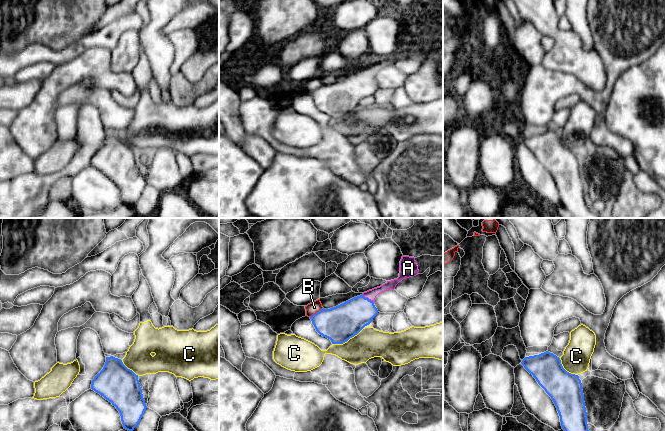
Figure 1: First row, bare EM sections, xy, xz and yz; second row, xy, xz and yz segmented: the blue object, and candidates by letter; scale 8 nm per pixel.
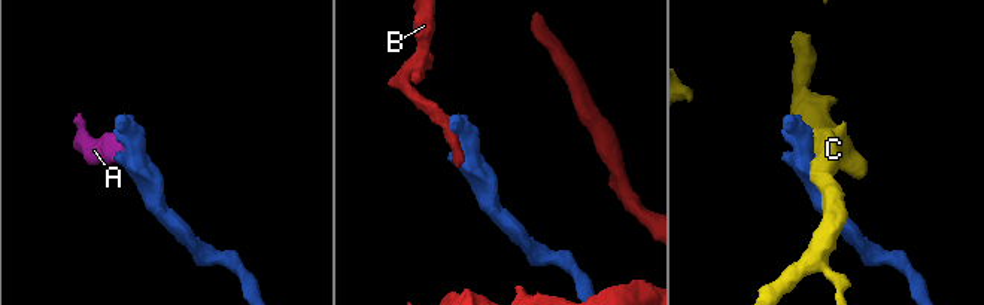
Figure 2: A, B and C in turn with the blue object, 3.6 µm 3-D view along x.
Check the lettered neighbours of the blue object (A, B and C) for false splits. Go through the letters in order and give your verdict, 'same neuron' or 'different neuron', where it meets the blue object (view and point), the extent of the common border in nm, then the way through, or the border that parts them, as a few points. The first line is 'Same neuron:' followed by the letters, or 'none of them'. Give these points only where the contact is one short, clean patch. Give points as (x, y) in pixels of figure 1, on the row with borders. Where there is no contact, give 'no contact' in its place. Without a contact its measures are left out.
Same neuron: A
A: same neuron; contact xz (367, 298); length 120 nm; way xz (346, 320), (367, 298), (374, 292), (390, 285)
B: different neuron; contact xz (317, 312); length 130 nm
C: different neuron; contact xz (348, 339); length 280 nm; border xz (363, 327), (346, 341), (333, 344)

